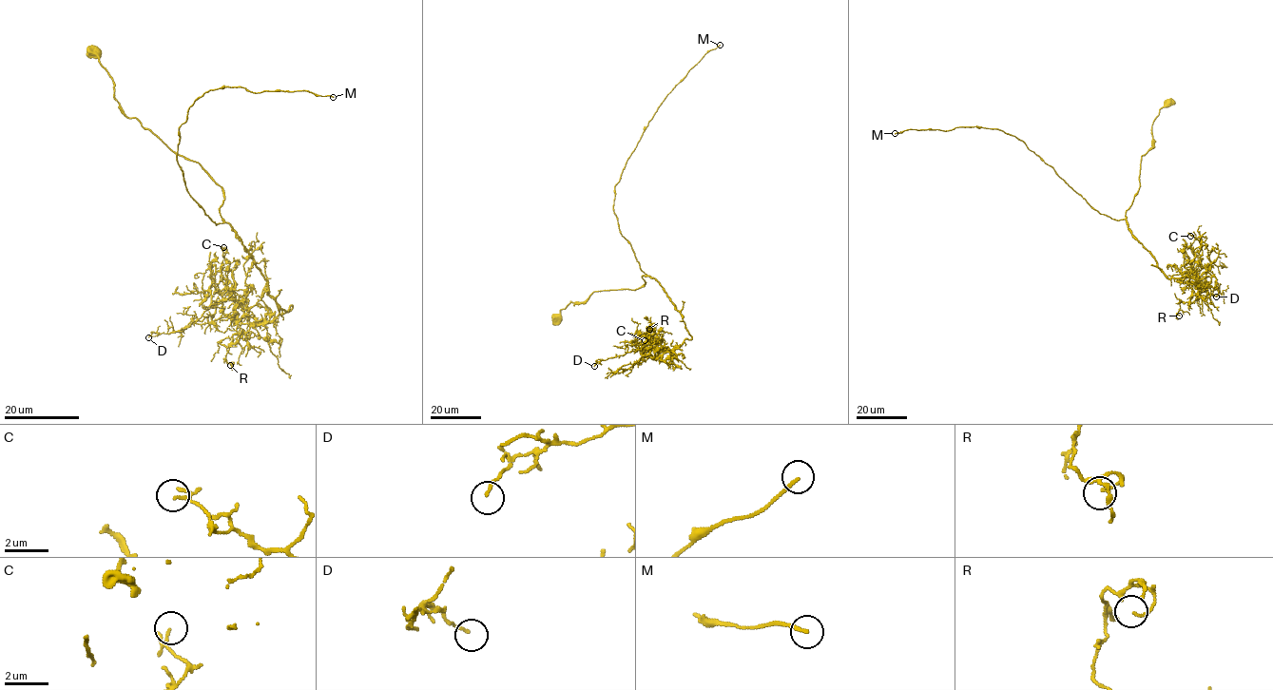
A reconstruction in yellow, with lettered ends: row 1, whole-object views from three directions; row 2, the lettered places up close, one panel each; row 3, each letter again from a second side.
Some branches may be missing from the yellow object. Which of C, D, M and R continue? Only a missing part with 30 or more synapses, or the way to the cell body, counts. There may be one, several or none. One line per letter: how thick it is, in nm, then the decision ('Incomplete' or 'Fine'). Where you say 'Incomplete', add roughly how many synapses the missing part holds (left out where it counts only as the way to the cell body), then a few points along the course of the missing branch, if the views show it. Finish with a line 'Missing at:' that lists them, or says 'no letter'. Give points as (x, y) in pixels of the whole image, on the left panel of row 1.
C: Thickness 80 nm. Fine
D: Thickness 100 nm. Fine
M: Thickness 140 nm. Incomplete. Roughly 40 synapses
R: Thickness 100 nm. Fine
Missing at: M

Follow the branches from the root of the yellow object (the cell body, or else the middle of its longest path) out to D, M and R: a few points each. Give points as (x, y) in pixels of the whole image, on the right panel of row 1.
D: (1168, 103), (1152, 124), (1126, 222), (1168, 277), (1186, 276), (1206, 288), (1204, 274), (1201, 285), (1216, 297)
M: (1168, 103), (1141, 156), (1139, 189), (1118, 220), (1000, 129), (895, 133)
R: (1168, 103), (1125, 218), (1168, 277), (1201, 288), (1179, 316)

